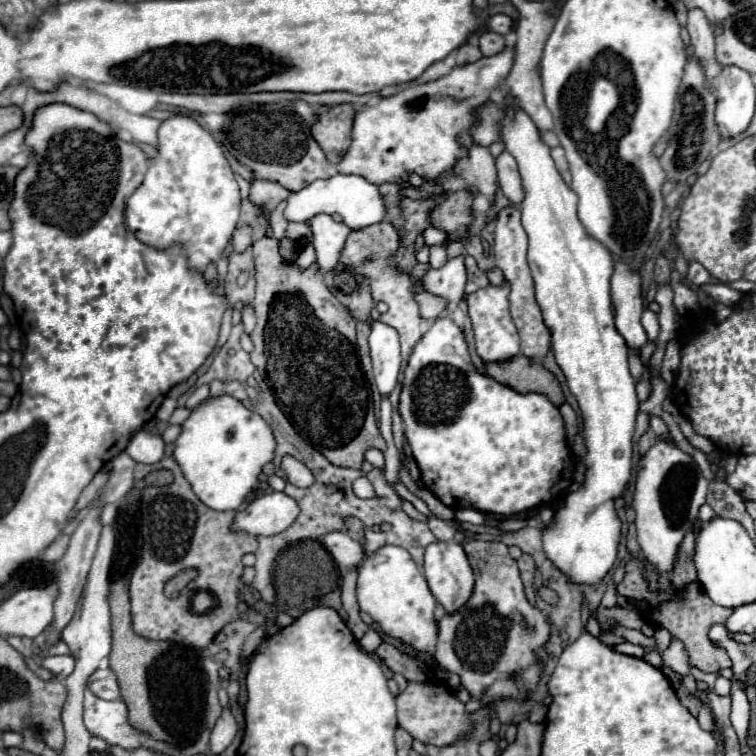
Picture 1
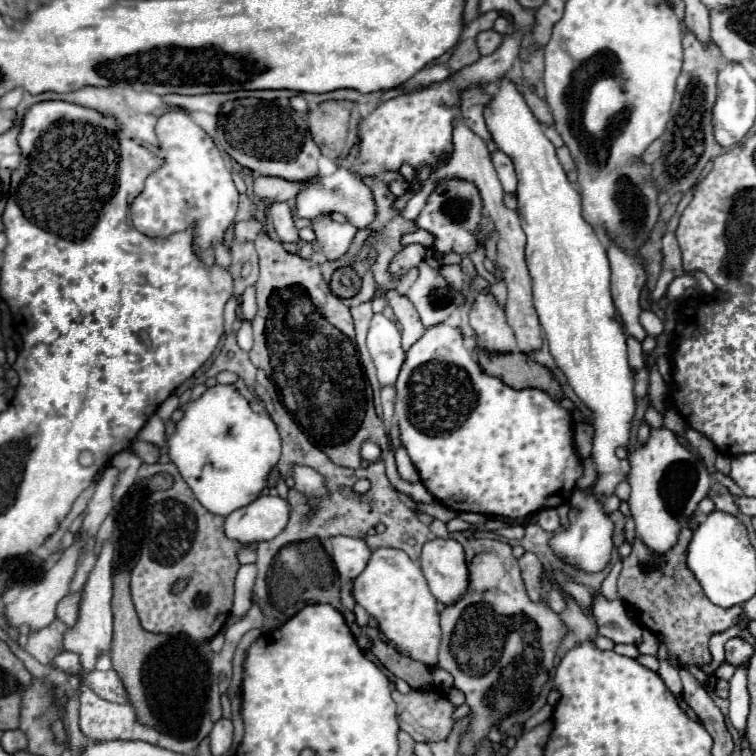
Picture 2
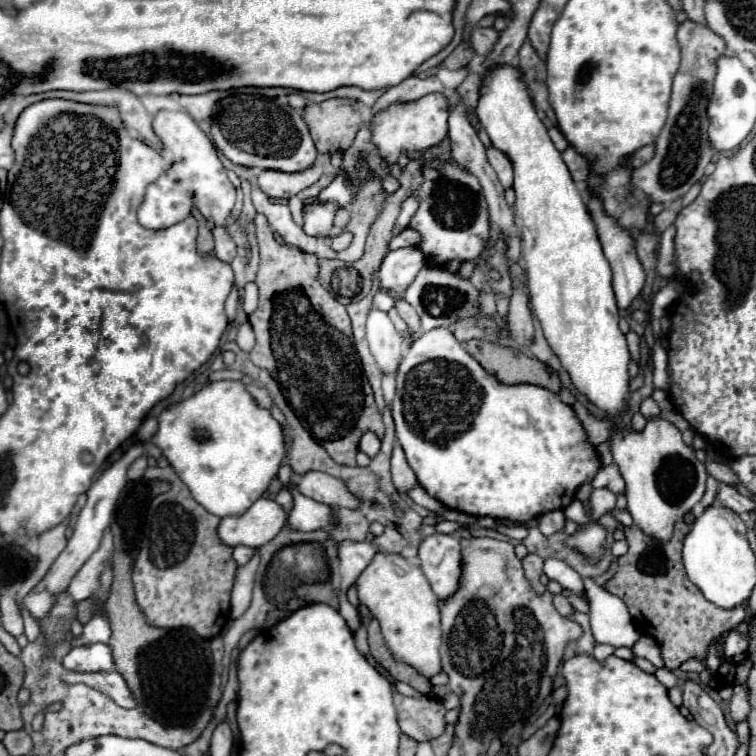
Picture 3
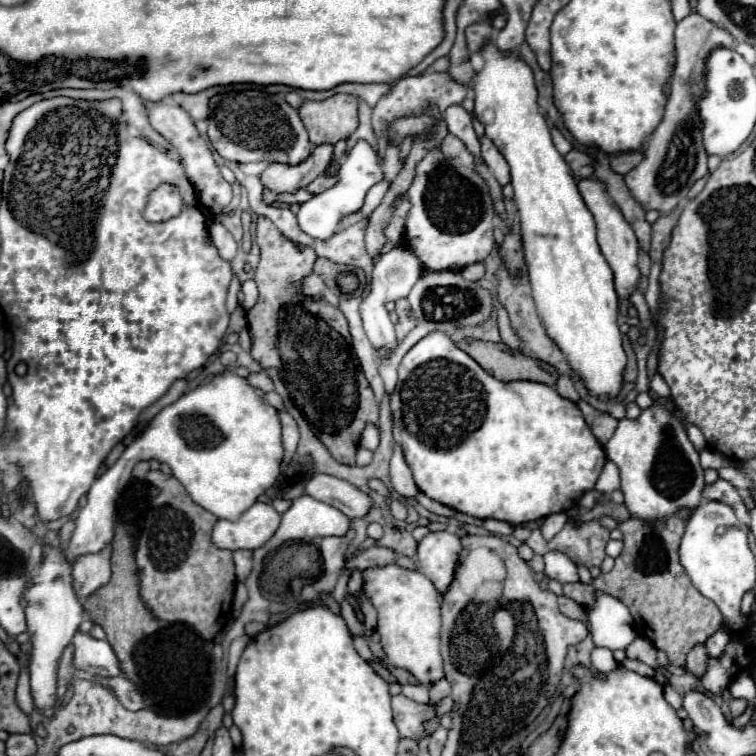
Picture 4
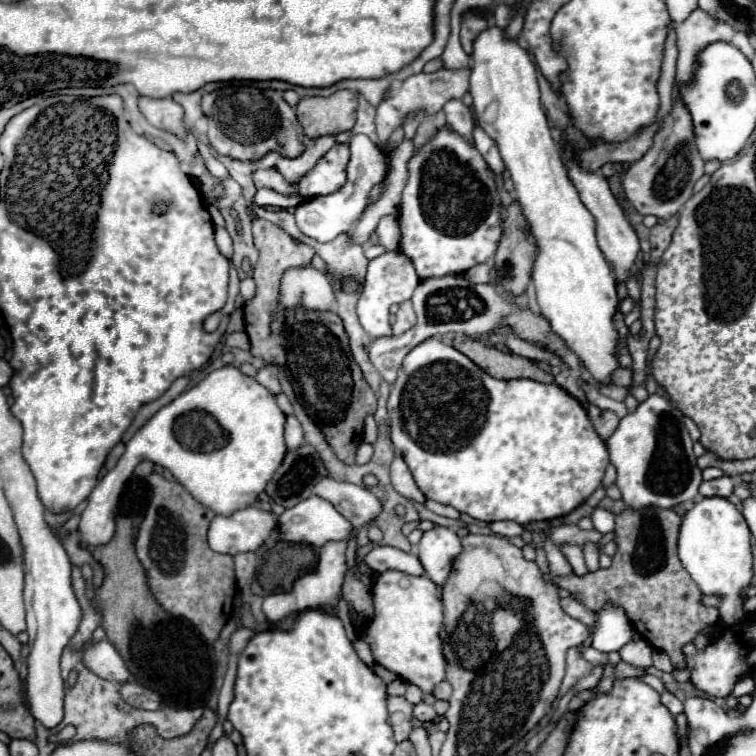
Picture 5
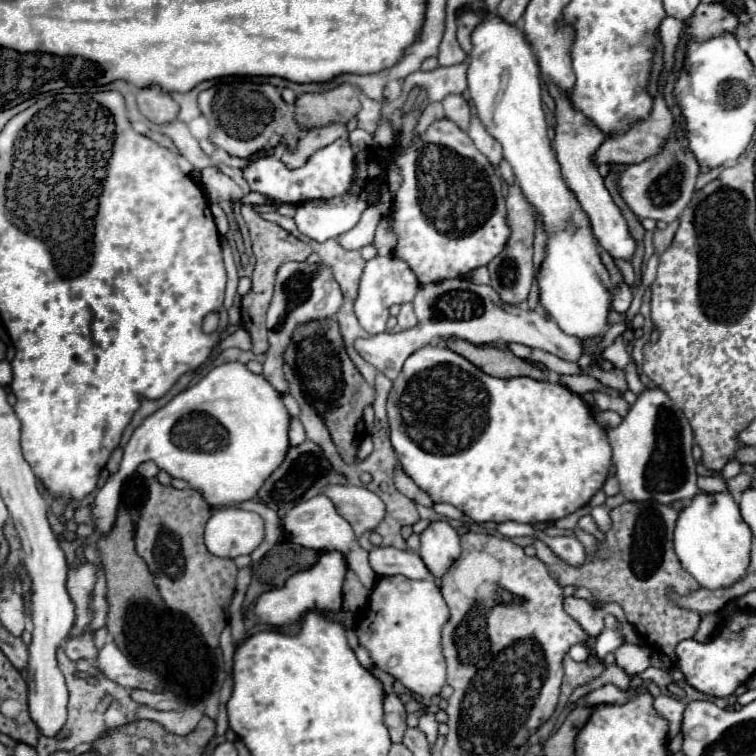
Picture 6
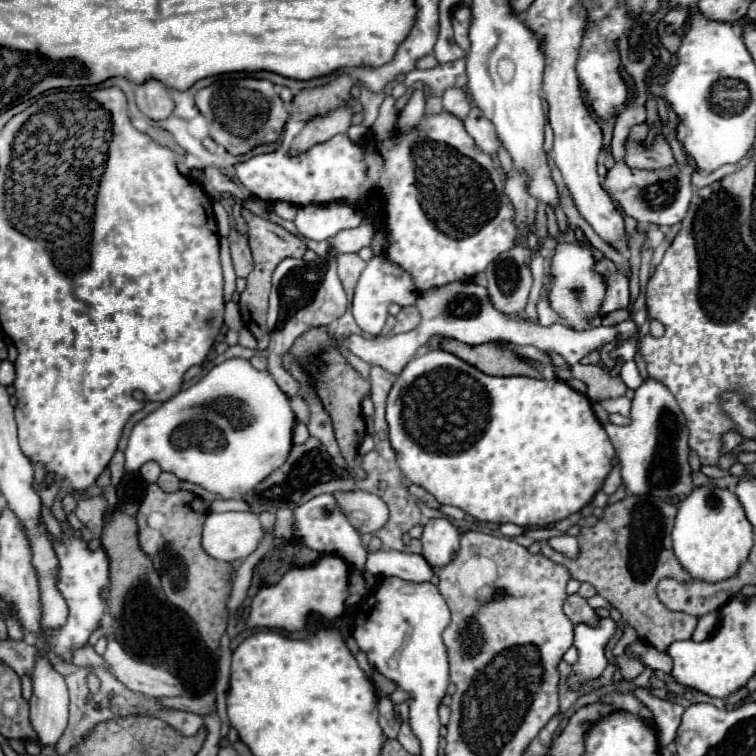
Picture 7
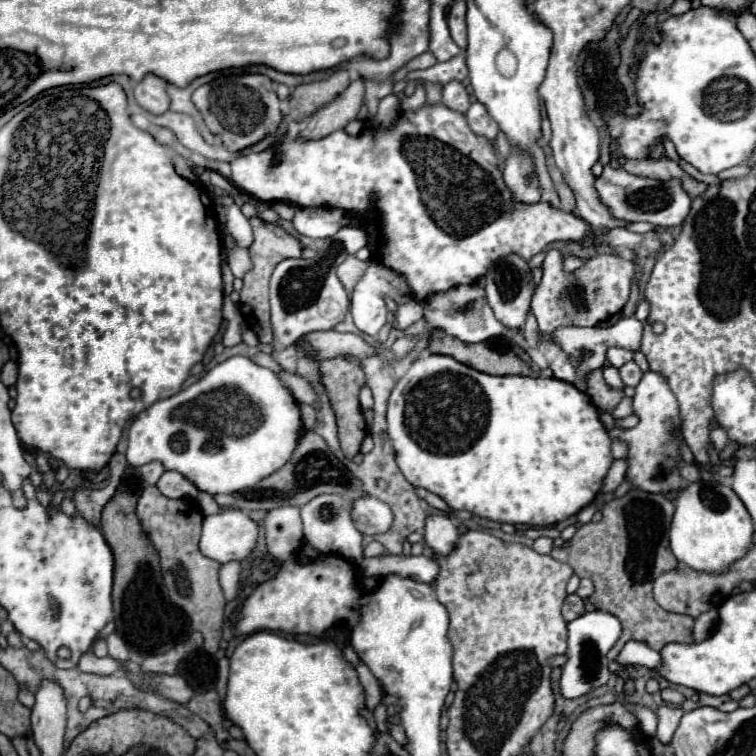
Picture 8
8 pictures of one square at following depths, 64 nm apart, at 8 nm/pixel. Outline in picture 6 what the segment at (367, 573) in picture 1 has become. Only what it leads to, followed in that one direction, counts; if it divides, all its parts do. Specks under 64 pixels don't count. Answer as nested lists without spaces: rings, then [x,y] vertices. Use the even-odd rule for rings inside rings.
[[[389,576],[379,581],[369,600],[368,608],[355,631],[364,646],[370,652],[372,662],[394,676],[402,686],[420,696],[422,710],[418,716],[418,730],[426,736],[428,746],[434,748],[438,736],[438,720],[428,712],[432,698],[440,696],[442,686],[446,684],[446,660],[442,656],[440,634],[448,622],[448,606],[440,594],[440,588],[434,580],[408,580],[400,576]]]

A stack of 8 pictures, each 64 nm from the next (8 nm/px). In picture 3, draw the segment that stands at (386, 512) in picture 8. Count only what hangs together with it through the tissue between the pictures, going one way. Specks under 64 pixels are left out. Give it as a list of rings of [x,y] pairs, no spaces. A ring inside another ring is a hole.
[[[306,472],[300,478],[298,492],[328,506],[338,506],[348,510],[356,510],[360,506],[360,498],[354,496],[340,478],[334,478],[324,472]]]

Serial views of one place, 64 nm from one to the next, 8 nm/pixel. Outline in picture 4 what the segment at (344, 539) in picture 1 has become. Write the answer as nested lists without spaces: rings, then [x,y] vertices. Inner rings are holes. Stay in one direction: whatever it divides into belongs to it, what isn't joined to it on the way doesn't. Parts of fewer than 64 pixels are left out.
[[[372,546],[370,550],[362,552],[360,556],[354,554],[348,562],[350,568],[360,568],[360,570],[376,568],[376,566],[388,566],[388,564],[396,564],[396,566],[402,566],[402,568],[408,568],[408,570],[418,570],[418,566],[412,558],[400,556],[392,548],[382,548],[382,546]]]

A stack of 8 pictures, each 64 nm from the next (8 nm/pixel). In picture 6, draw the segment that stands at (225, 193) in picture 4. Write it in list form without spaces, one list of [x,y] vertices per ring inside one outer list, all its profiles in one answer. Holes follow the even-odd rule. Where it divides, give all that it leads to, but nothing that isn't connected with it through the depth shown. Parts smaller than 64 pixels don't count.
[[[148,86],[138,90],[136,102],[138,102],[138,110],[154,124],[166,124],[174,120],[178,114],[176,102],[160,86]]]

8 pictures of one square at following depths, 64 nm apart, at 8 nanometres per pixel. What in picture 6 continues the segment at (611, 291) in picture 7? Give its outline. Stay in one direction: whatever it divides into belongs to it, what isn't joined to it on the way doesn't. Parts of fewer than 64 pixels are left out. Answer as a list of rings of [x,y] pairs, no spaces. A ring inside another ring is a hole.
[[[626,282],[618,284],[614,290],[612,290],[612,302],[610,302],[610,308],[616,310],[616,312],[626,312],[628,306],[630,306],[632,298],[630,298],[630,288]]]

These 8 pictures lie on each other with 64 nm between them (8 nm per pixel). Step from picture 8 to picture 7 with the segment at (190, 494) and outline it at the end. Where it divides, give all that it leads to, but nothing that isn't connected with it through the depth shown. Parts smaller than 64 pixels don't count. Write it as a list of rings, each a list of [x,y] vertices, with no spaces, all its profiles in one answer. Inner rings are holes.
[[[162,472],[156,484],[158,484],[164,492],[168,492],[168,494],[182,490],[182,480],[180,480],[176,474],[172,474],[172,472]]]

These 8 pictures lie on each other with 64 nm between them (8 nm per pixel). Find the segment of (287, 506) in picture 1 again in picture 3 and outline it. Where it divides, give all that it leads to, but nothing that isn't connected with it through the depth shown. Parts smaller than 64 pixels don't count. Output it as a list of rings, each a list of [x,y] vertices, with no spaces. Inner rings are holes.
[[[270,498],[256,500],[240,518],[222,518],[218,538],[222,544],[260,548],[284,526],[286,512]]]

